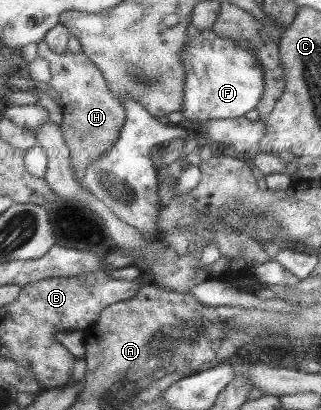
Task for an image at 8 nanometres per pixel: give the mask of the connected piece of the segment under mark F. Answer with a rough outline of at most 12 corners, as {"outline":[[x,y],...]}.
{"outline":[[205,28],[187,39],[180,108],[202,123],[260,101],[253,52]]}

